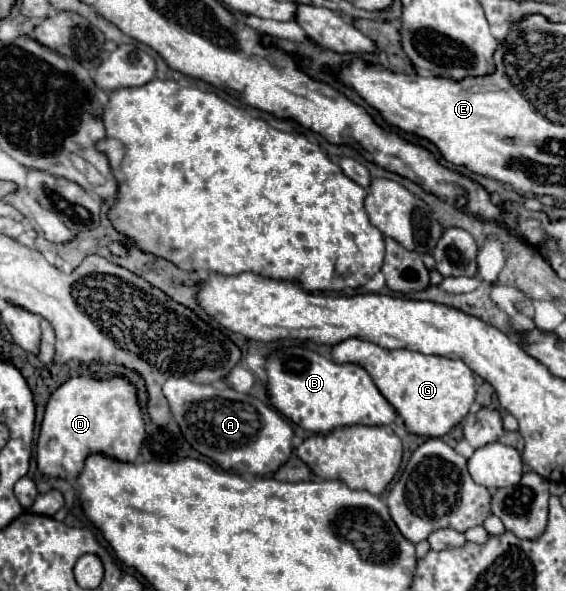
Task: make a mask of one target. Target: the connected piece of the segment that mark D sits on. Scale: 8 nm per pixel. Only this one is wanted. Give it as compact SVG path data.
M72 376L52 392L46 404L36 444L38 468L52 478L74 480L90 452L104 452L124 462L136 462L144 438L146 424L138 404L138 388L126 376Z

